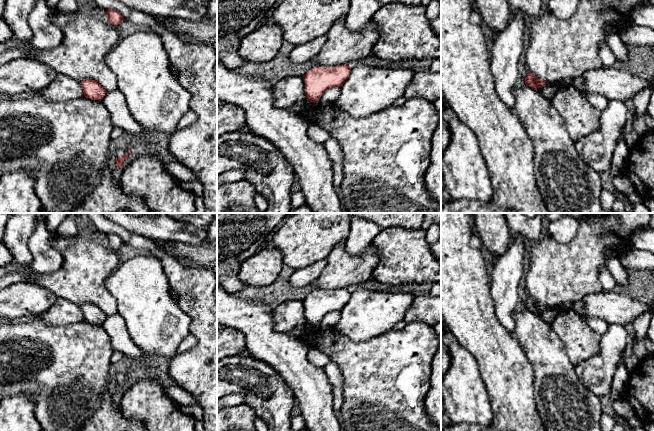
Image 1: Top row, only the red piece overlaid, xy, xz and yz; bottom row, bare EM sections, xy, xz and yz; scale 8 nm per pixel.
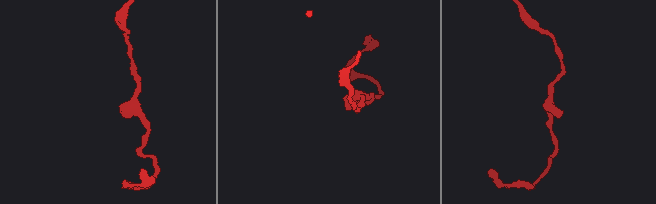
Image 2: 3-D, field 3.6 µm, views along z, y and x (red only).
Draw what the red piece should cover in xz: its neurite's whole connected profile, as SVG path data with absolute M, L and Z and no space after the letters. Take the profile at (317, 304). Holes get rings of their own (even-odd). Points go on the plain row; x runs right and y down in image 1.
M347 288L311 292L302 300L307 324L317 327L325 315L334 311L341 311L348 303L350 296L351 291Z

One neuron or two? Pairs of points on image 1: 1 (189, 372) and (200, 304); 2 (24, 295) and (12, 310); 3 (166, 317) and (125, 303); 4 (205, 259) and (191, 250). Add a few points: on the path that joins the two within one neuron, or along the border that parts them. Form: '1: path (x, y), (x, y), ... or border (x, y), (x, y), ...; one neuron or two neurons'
1: path (203, 355), (203, 321); one neuron
2: path (21, 299), (16, 306); one neuron
3: path (156, 317), (141, 303), (135, 303); one neuron
4: path (202, 256), (194, 253); one neuron

